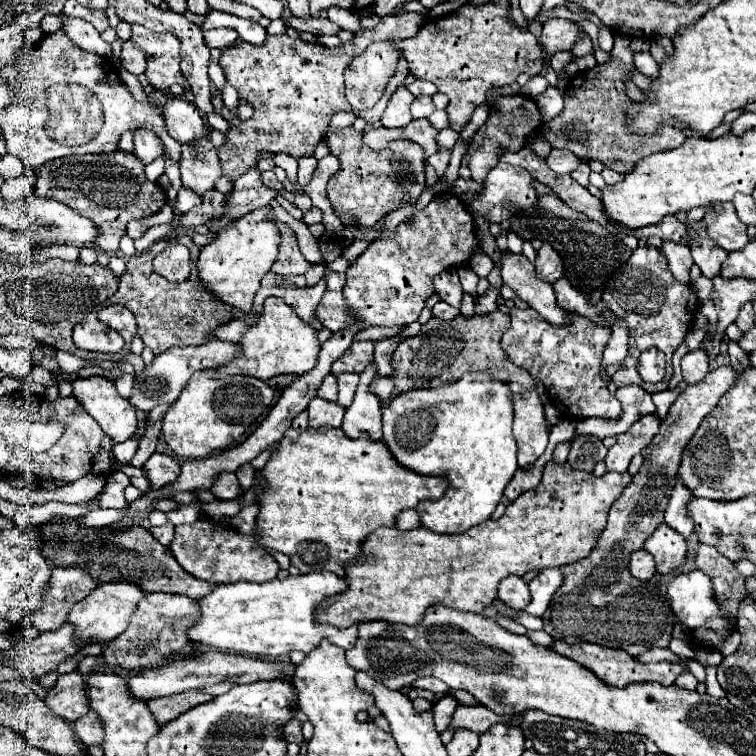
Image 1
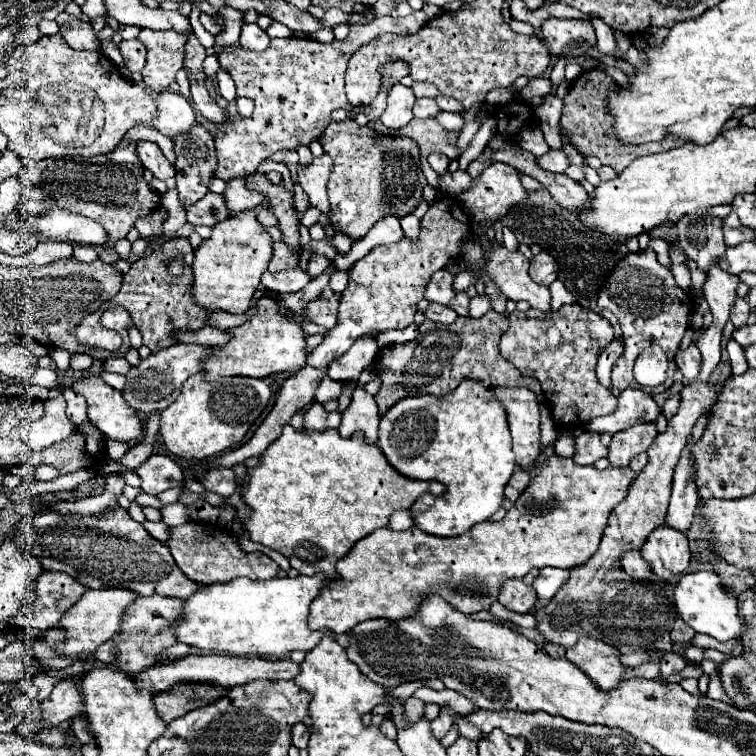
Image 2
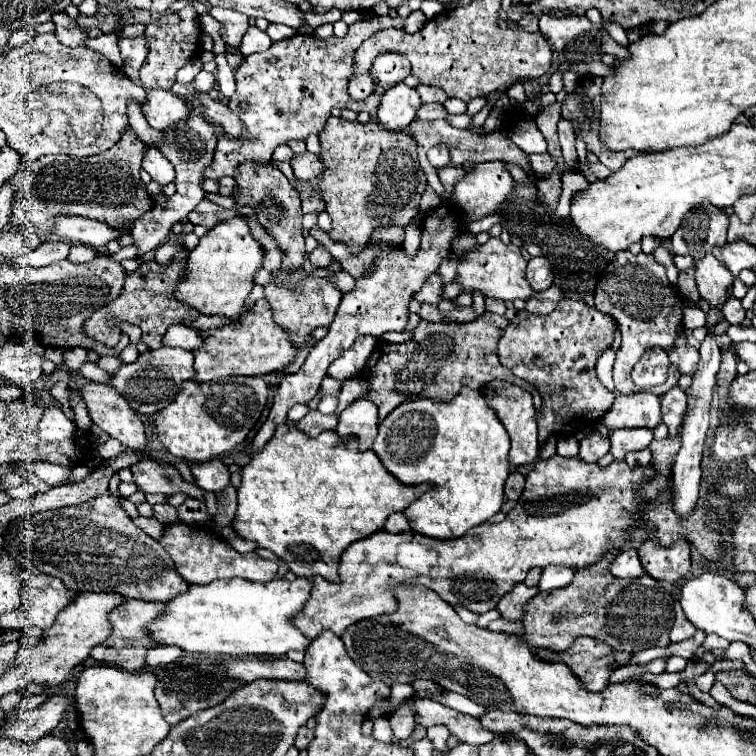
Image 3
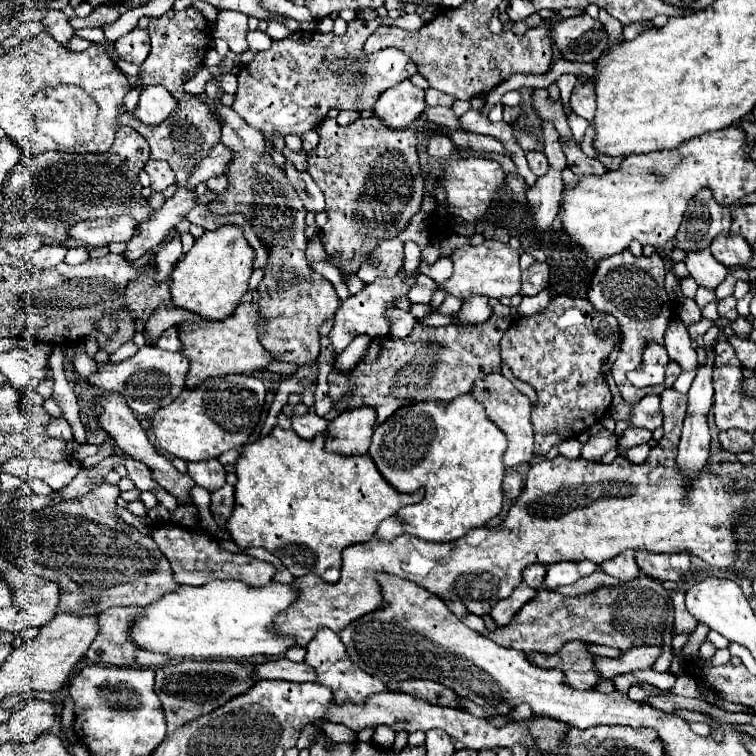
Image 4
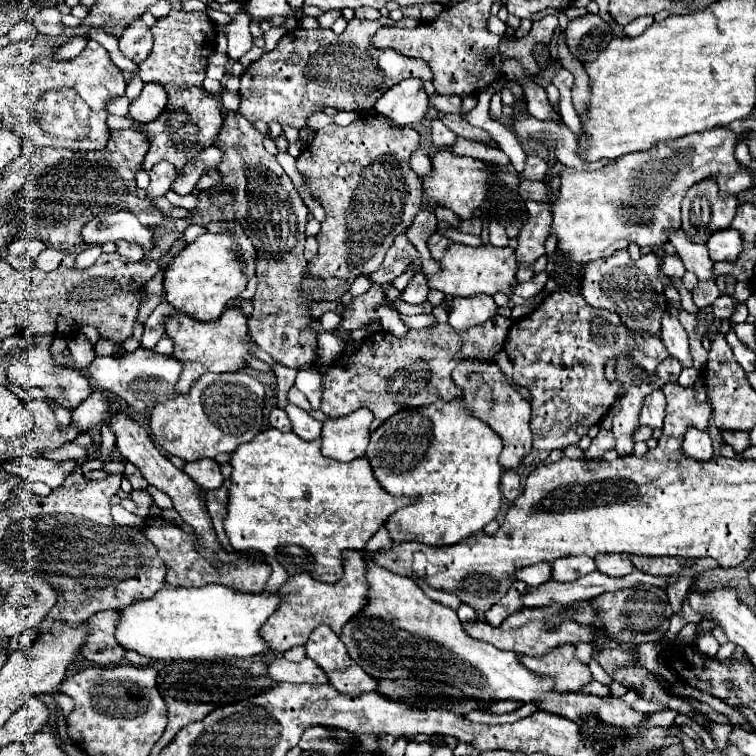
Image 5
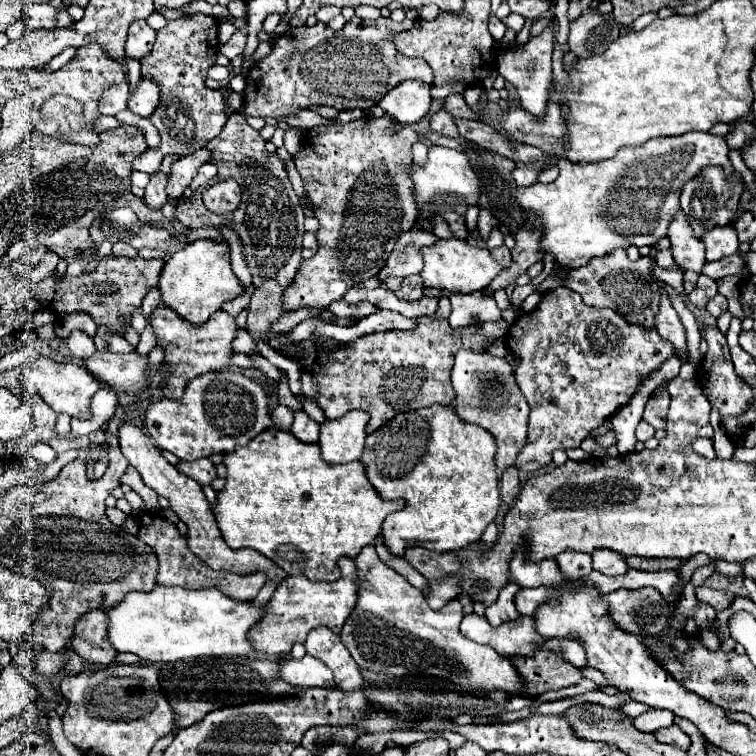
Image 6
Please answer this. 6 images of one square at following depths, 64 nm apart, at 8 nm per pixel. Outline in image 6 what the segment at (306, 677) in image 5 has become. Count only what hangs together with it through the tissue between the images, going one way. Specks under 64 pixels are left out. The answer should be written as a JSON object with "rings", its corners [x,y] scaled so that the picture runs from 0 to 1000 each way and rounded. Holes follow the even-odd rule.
{"rings":[[[402,868],[397,873],[373,873],[373,899],[386,907],[405,907],[405,910],[444,910],[439,899],[439,886],[413,870]]]}

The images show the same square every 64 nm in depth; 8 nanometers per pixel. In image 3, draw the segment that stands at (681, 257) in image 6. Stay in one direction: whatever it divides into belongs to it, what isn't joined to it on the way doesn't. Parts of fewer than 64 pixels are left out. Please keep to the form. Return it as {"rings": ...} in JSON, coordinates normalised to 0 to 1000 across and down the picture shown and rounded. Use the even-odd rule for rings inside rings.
{"rings":[[[942,336],[931,339],[929,344],[915,344],[915,347],[918,347],[918,360],[921,360],[918,368],[923,376],[926,392],[934,394],[939,405],[955,407],[955,402],[963,394],[960,381],[971,373],[971,365]]]}

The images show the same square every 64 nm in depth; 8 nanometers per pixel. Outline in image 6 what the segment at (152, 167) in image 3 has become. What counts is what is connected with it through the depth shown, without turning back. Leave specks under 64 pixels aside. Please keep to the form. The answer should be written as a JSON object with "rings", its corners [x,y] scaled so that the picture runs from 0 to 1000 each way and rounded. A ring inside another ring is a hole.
{"rings":[[[222,206],[217,209],[212,225],[198,233],[198,243],[193,246],[193,257],[190,257],[190,270],[201,278],[212,278],[220,267],[222,267],[222,259],[220,259],[220,241],[222,241],[222,222],[228,220],[230,212],[225,212]]]}

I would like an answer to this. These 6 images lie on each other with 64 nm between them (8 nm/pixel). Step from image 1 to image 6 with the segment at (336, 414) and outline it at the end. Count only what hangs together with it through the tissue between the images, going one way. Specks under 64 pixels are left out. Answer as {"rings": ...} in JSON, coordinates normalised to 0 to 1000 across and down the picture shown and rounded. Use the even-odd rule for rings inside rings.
{"rings":[[[389,545],[389,561],[386,561],[384,571],[394,582],[399,582],[405,587],[421,585],[421,569],[423,569],[421,558],[415,558],[405,545]]]}

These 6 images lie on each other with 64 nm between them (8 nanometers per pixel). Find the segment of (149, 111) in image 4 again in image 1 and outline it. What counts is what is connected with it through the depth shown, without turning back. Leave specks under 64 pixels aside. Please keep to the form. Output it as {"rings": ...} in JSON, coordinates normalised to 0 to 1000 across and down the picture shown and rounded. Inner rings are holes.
{"rings":[[[225,130],[217,138],[217,164],[222,177],[238,188],[249,190],[254,185],[265,185],[267,180],[278,180],[278,169],[270,164],[262,143],[243,130]]]}

